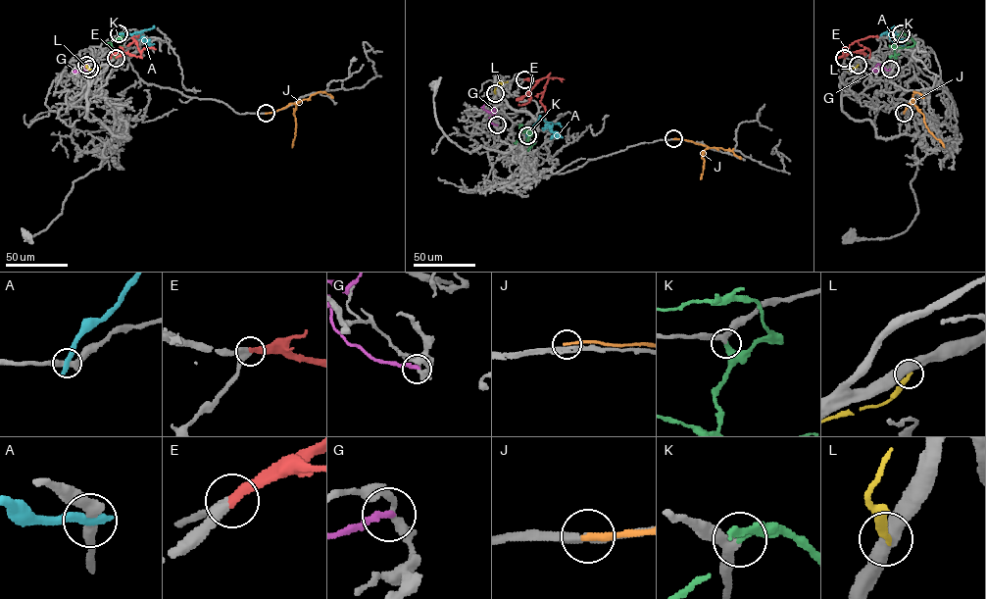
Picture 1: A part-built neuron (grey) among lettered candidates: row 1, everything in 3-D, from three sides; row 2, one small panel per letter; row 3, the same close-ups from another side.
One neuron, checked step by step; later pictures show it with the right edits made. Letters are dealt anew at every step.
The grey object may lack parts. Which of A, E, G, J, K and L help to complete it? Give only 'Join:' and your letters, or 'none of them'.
Join: E, K

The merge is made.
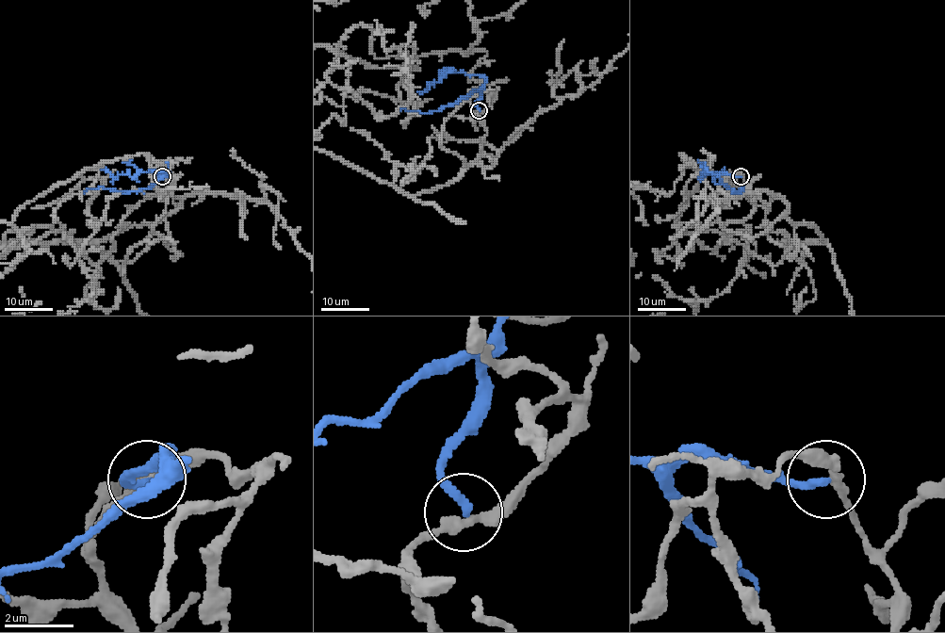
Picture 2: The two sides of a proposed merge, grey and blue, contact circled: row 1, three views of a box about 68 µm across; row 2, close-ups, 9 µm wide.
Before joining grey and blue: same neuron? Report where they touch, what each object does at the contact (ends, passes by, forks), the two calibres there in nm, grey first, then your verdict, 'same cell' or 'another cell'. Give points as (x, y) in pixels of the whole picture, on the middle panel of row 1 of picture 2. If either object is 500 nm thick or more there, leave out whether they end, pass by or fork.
place (479, 110); grey passes by; blue ends; calibres 260 and 240 nm; another cell

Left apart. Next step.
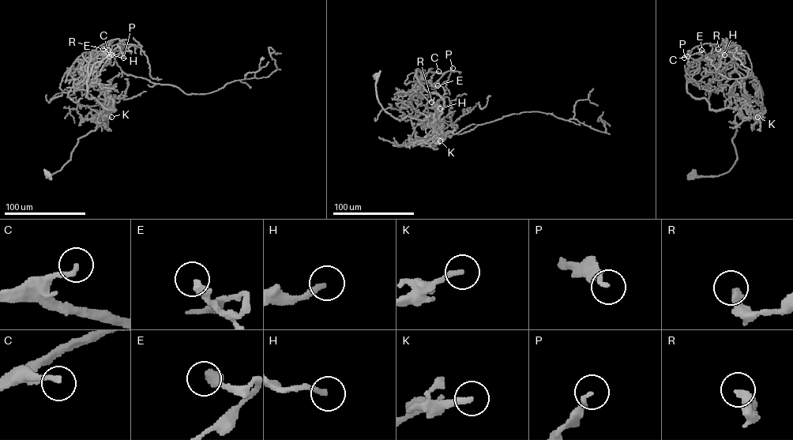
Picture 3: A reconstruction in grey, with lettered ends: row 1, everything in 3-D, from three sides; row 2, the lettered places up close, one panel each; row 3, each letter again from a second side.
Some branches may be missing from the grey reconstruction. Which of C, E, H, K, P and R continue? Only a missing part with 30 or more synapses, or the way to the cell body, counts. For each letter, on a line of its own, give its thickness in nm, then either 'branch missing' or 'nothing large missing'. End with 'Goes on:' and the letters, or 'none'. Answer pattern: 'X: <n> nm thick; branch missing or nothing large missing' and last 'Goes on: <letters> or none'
C: 220 nm thick; nothing large missing
E: 380 nm thick; nothing large missing
H: 200 nm thick; nothing large missing
K: 240 nm thick; branch missing
P: 160 nm thick; nothing large missing
R: 360 nm thick; nothing large missing
Goes on: K

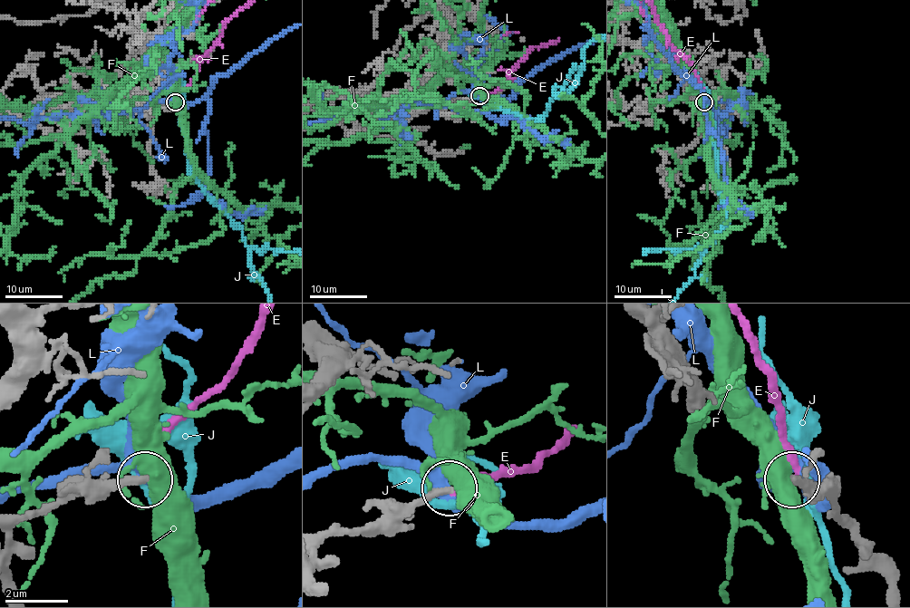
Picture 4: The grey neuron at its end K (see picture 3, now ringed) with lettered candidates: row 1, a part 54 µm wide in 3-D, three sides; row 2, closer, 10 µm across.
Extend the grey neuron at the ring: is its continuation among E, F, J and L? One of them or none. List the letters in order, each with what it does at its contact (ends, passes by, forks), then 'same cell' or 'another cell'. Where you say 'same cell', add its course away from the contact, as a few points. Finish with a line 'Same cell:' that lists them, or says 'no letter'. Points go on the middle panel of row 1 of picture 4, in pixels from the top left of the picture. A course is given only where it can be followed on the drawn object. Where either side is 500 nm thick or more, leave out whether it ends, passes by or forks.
E: it ends; another cell
F: it forks; another cell
J: it passes by; another cell
L: it passes by; another cell
Same cell: no letter

